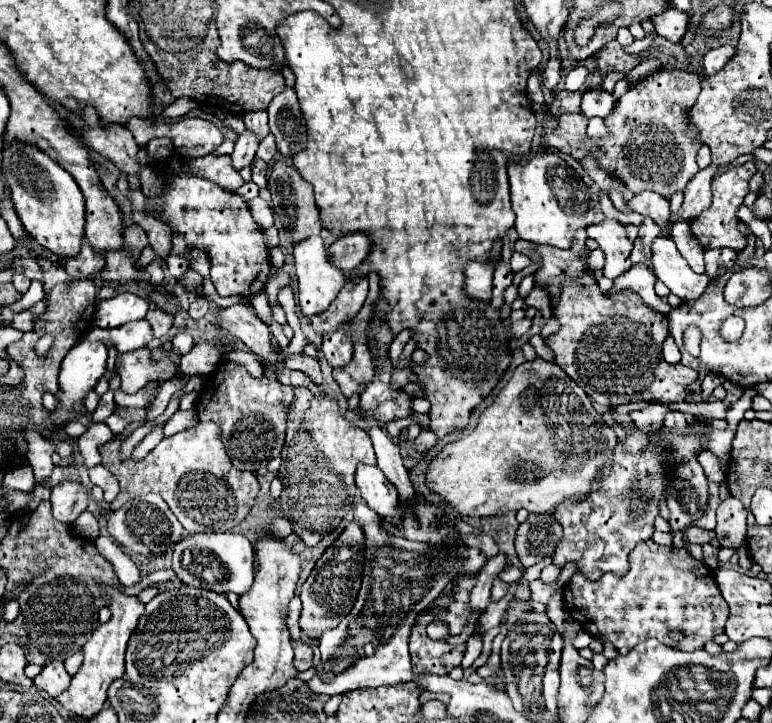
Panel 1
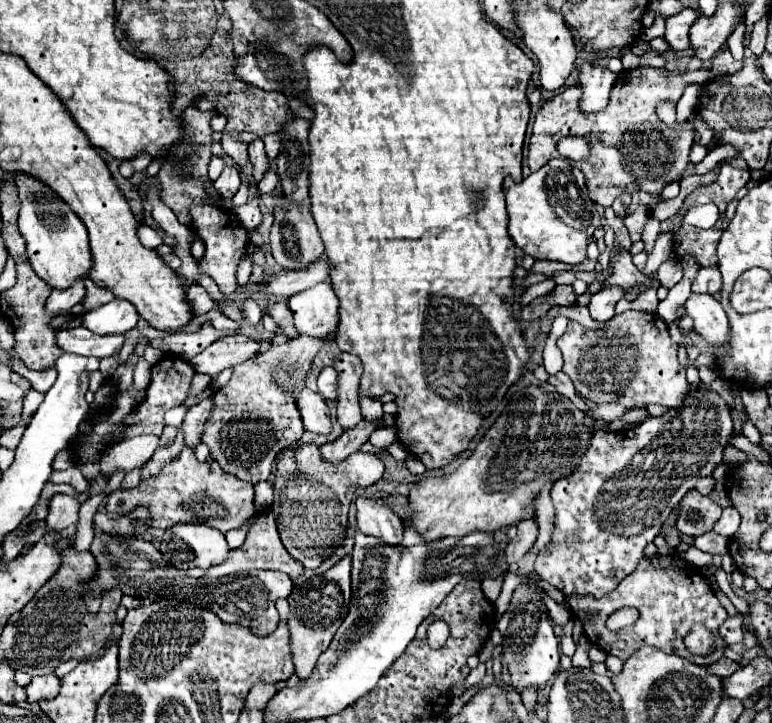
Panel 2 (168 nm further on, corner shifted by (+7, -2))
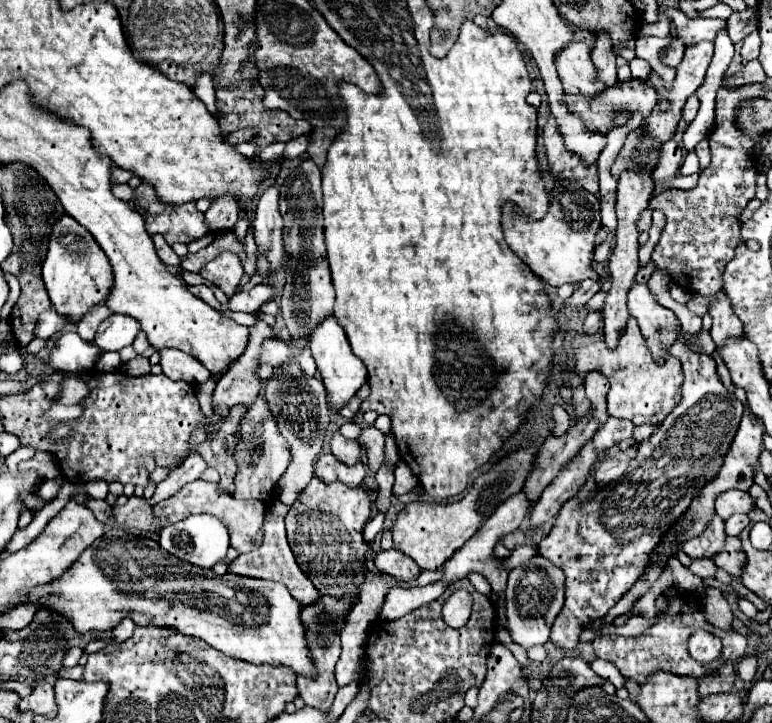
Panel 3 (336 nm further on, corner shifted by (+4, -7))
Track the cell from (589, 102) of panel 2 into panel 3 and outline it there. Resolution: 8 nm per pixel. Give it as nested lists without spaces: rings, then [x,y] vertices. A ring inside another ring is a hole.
[[[600,33],[596,37],[596,47],[592,51],[592,63],[598,71],[598,79],[600,83],[604,83],[606,87],[612,87],[618,83],[616,79],[616,55],[610,43],[610,37],[606,33]]]

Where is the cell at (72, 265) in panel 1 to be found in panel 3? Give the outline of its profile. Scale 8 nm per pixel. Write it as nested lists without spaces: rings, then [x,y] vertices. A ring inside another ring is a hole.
[[[48,309],[46,313],[40,315],[40,319],[38,319],[38,323],[36,323],[36,337],[50,339],[50,337],[54,337],[56,333],[60,333],[66,323],[68,323],[68,317],[60,315],[60,313],[54,311],[54,309]]]

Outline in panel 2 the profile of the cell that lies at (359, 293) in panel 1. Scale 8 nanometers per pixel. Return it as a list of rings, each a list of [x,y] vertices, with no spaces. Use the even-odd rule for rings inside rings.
[[[299,336],[289,340],[285,346],[273,346],[271,350],[259,354],[251,362],[243,362],[233,368],[231,382],[215,392],[215,408],[213,414],[205,426],[205,432],[201,440],[209,446],[211,458],[219,462],[219,466],[245,482],[257,484],[271,476],[273,462],[277,454],[293,446],[301,440],[305,428],[301,422],[301,414],[297,410],[297,395],[305,386],[307,374],[311,370],[311,362],[317,356],[317,352],[325,346],[325,340],[315,340],[307,336]],[[295,358],[309,358],[309,364],[301,366],[303,362],[297,362]],[[283,365],[291,370],[293,394],[287,394],[275,384],[275,368]]]

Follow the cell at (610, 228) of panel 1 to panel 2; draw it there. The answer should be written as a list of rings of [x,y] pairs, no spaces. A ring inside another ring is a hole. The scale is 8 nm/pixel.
[[[613,250],[611,264],[613,264],[613,276],[609,278],[609,284],[623,288],[625,300],[629,300],[629,302],[637,300],[637,294],[633,290],[643,284],[643,276],[631,262],[631,254],[629,252],[623,254],[623,250]]]

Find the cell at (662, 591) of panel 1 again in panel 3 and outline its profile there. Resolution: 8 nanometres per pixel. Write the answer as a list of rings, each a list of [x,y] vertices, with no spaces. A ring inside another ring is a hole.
[[[678,587],[666,589],[666,593],[662,595],[666,599],[666,607],[662,613],[656,615],[654,623],[638,637],[620,637],[620,635],[600,635],[592,641],[594,653],[600,659],[612,661],[618,671],[628,677],[634,679],[636,683],[642,683],[652,671],[668,671],[668,673],[676,673],[676,675],[692,675],[696,679],[714,673],[716,669],[720,669],[724,663],[738,663],[744,655],[746,655],[746,637],[732,631],[732,629],[718,629],[714,625],[710,625],[704,617],[704,603],[700,601],[698,595],[694,593],[686,593],[680,591]],[[696,629],[706,629],[708,633],[716,635],[722,639],[724,643],[724,651],[718,663],[696,663],[690,655],[688,655],[688,637],[696,631]]]

